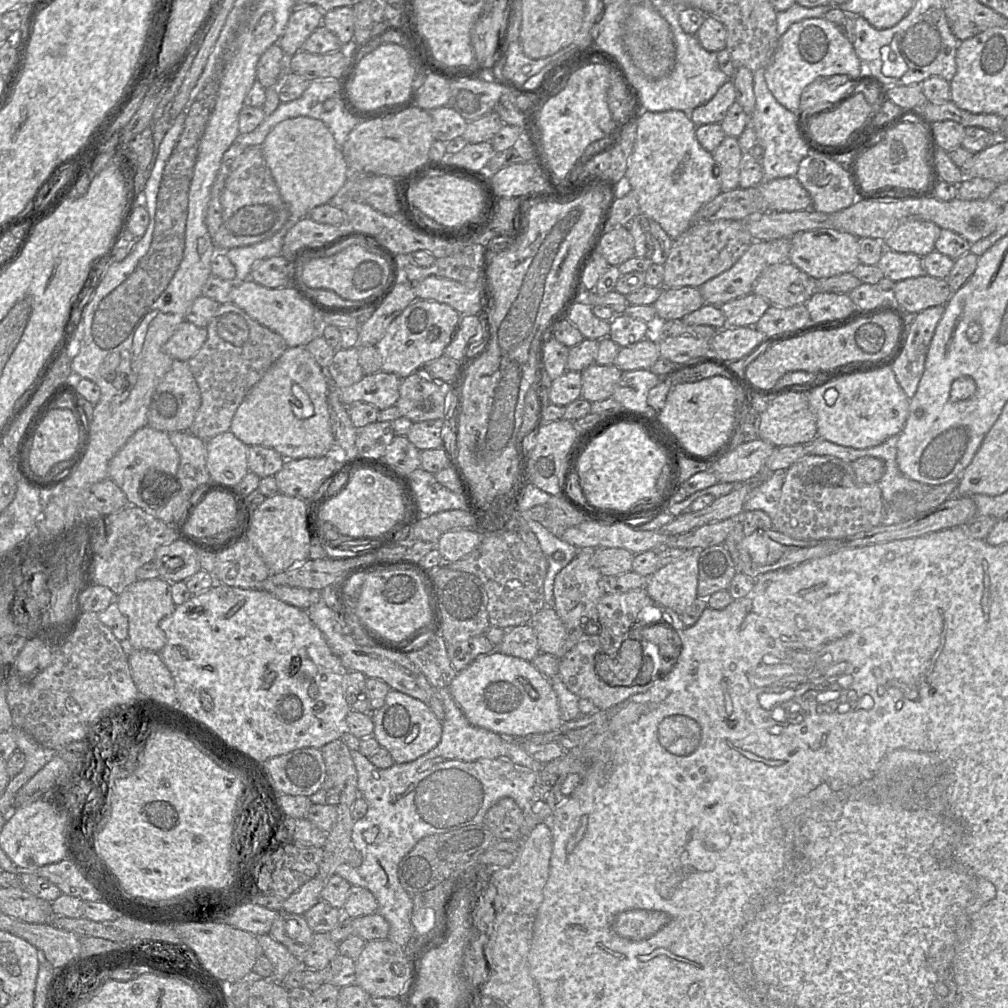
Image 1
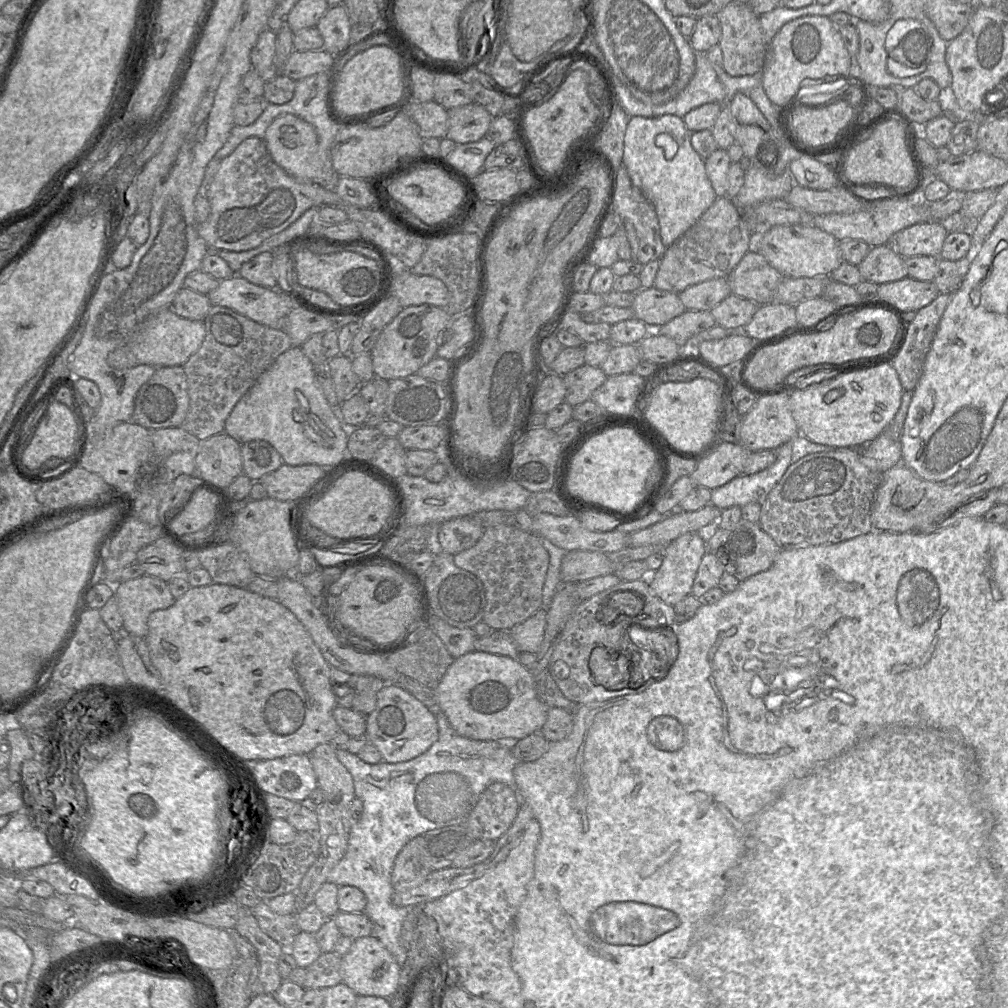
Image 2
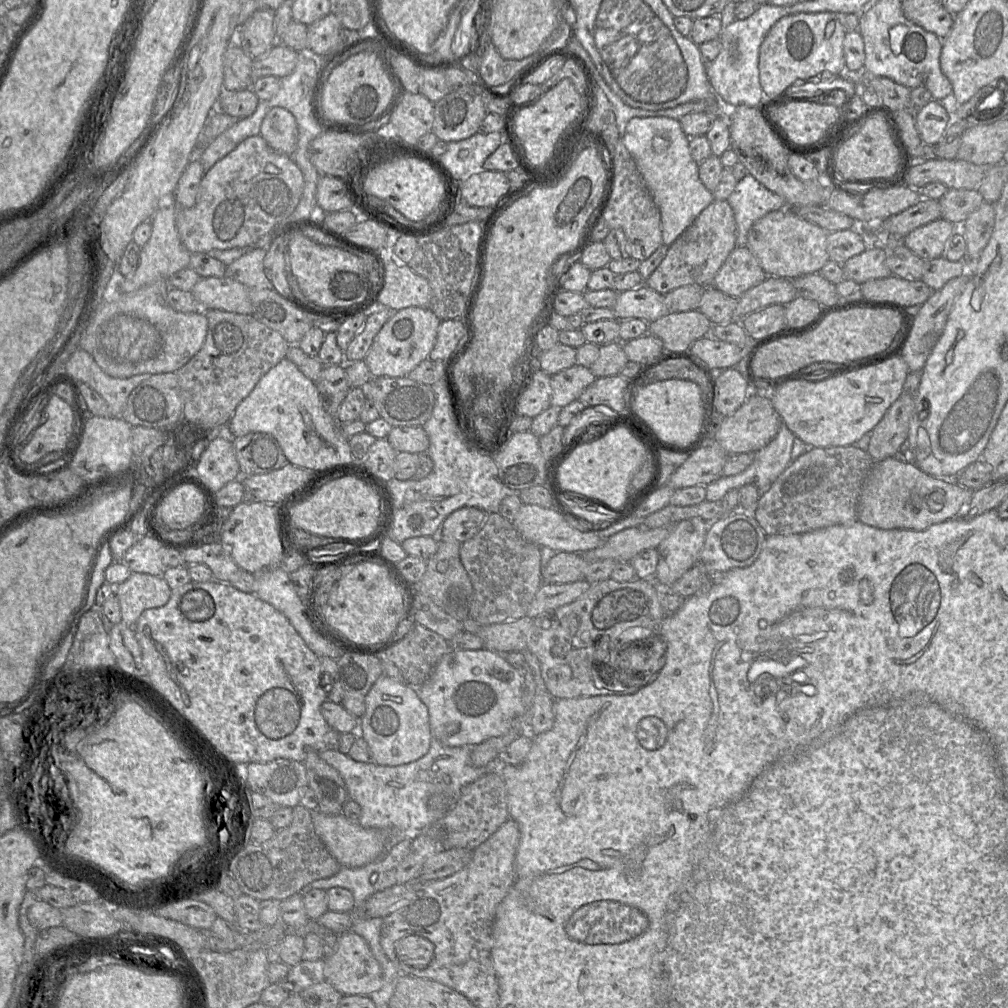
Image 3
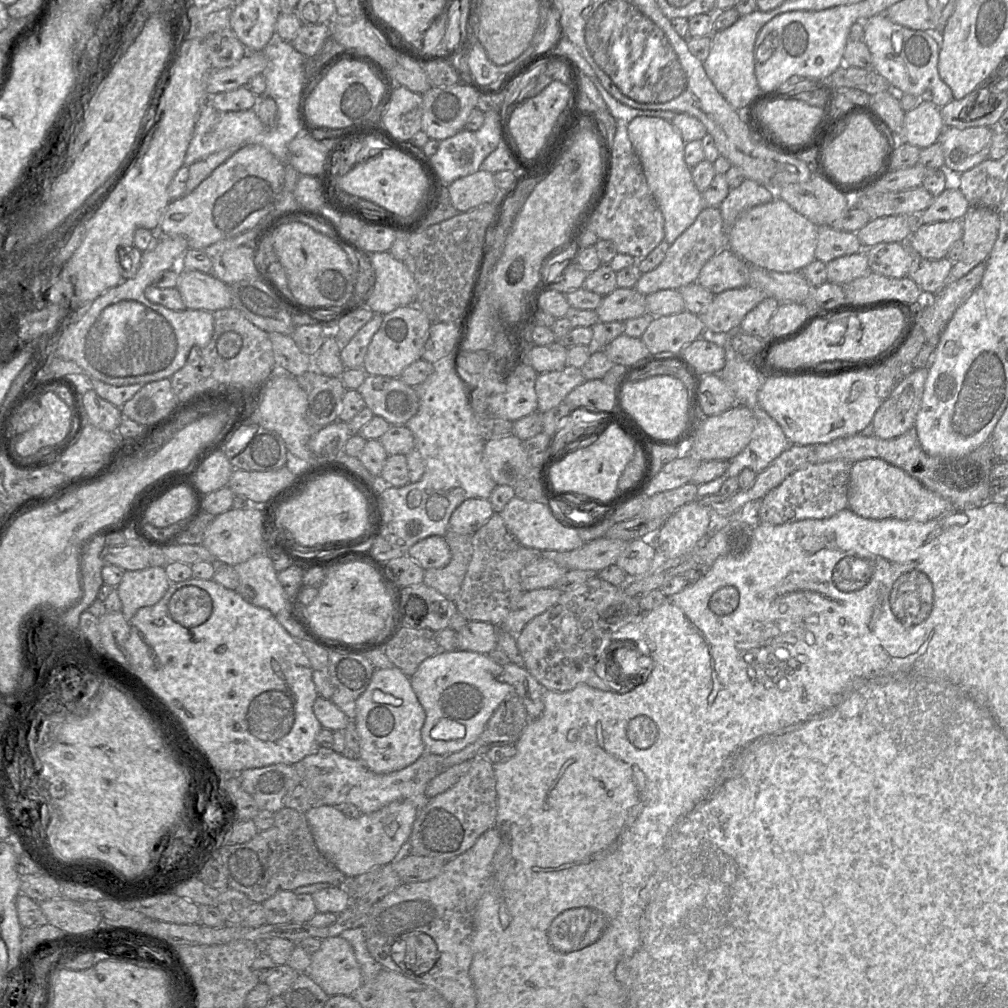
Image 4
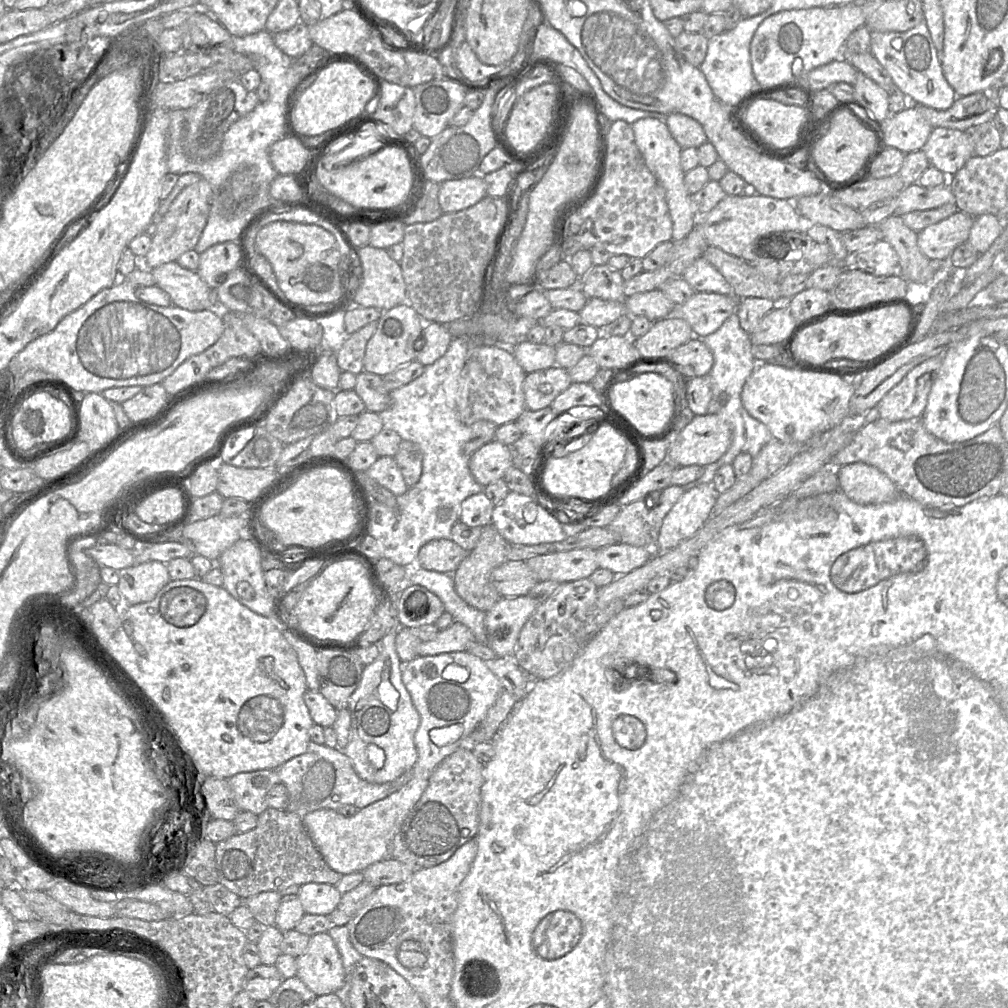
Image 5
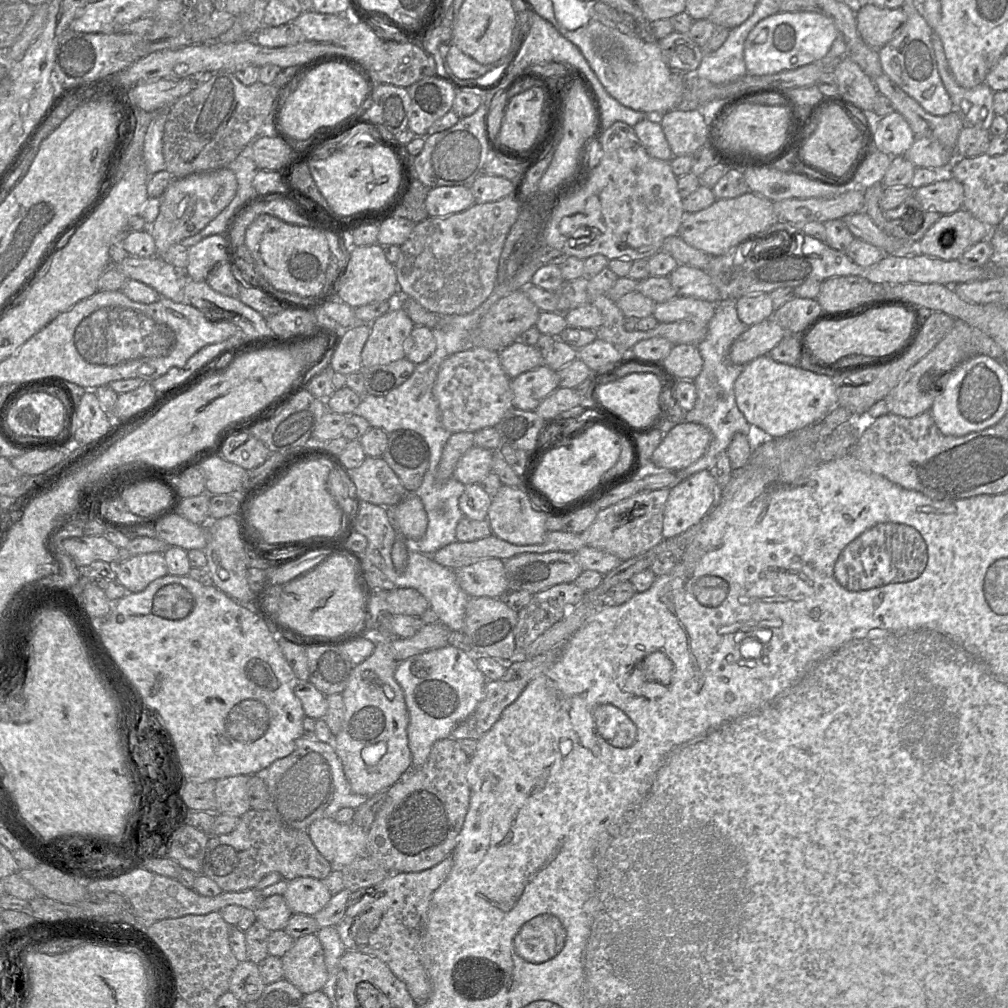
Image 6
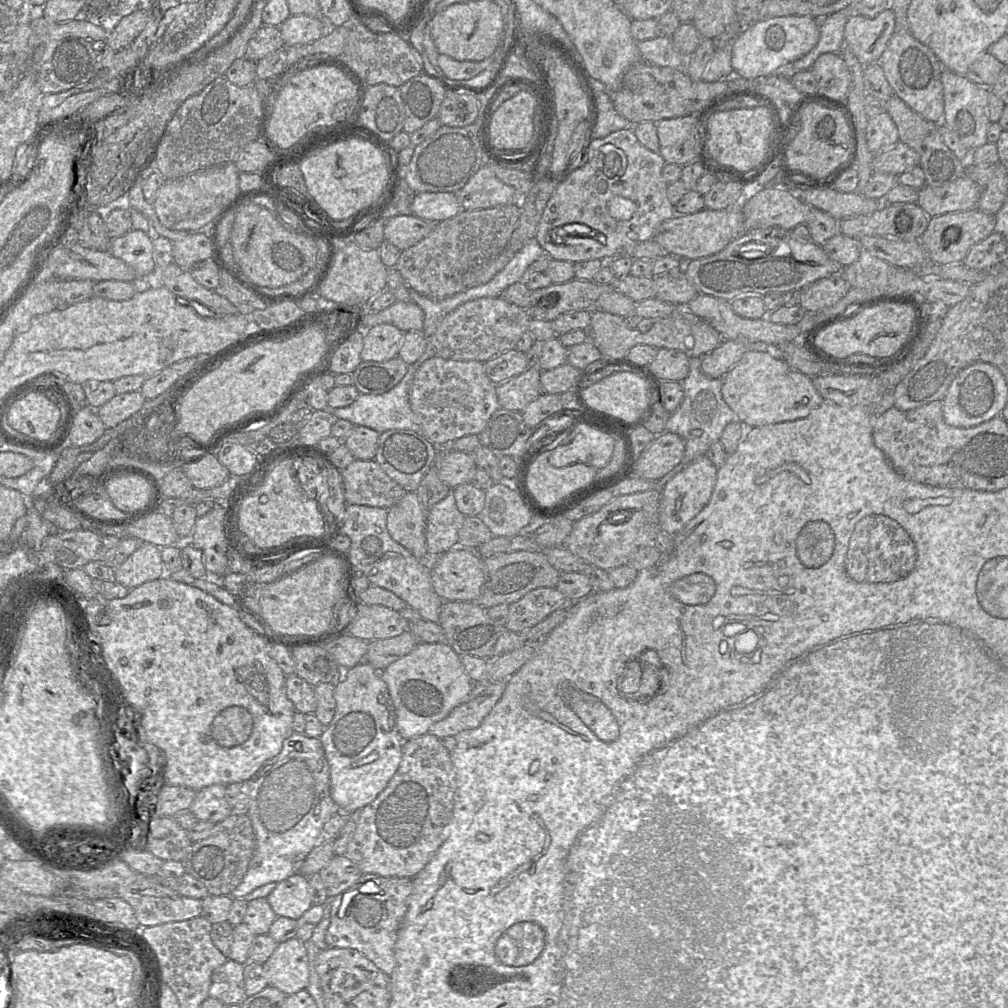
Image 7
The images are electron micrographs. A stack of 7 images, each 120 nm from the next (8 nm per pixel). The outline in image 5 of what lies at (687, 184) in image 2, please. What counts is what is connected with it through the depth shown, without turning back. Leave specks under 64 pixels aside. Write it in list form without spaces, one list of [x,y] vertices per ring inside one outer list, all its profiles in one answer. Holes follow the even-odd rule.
[[[642,118],[632,125],[635,143],[650,172],[665,190],[665,198],[672,220],[672,238],[677,242],[685,238],[697,223],[697,213],[692,203],[691,194],[684,184],[685,172],[680,164],[682,148],[671,135],[665,122],[656,118]]]

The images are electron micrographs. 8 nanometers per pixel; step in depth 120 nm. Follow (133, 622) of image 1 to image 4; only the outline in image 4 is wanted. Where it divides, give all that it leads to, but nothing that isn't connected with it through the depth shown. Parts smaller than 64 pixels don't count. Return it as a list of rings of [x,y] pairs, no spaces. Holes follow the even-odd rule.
[[[164,567],[124,571],[116,590],[122,603],[122,613],[125,619],[129,622],[139,609],[157,604],[169,586],[170,581]]]

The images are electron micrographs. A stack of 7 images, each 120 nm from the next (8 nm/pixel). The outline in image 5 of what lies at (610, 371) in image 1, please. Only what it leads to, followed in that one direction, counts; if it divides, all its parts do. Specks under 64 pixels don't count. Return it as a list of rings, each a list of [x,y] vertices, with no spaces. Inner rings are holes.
[[[557,365],[528,373],[524,380],[526,409],[538,411],[550,407],[555,398],[571,384],[568,371]]]

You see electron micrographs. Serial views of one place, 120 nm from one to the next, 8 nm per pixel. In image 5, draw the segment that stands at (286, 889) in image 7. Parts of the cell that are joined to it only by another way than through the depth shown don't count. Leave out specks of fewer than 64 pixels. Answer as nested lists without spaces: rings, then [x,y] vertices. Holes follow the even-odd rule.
[[[306,883],[299,886],[297,893],[305,914],[326,915],[338,906],[342,894],[334,885],[326,883]]]

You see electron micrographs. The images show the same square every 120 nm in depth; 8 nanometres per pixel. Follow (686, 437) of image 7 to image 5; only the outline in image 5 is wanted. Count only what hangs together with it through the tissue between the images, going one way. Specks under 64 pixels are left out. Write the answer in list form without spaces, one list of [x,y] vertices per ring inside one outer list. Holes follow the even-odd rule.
[[[737,312],[733,313],[717,331],[701,339],[711,350],[714,358],[710,373],[702,376],[707,377],[712,391],[708,413],[719,415],[730,425],[733,440],[727,452],[716,462],[706,465],[703,475],[692,485],[712,484],[715,473],[721,466],[732,464],[735,457],[742,452],[747,452],[754,458],[767,443],[773,440],[768,427],[752,417],[741,401],[743,386],[759,363],[752,355],[750,334],[741,327]]]

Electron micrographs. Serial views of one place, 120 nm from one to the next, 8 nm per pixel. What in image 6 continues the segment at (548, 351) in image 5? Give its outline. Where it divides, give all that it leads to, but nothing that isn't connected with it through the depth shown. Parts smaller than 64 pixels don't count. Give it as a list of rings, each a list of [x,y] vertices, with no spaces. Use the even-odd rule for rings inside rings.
[[[516,341],[499,352],[501,367],[513,379],[543,363],[542,353],[535,347]]]

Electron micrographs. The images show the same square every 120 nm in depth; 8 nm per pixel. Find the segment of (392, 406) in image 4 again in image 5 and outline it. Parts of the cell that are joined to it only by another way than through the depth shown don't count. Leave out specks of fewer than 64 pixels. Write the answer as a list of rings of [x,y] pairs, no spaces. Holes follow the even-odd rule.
[[[362,371],[356,375],[355,392],[361,398],[366,411],[380,413],[390,406],[390,395],[385,389],[382,377]]]

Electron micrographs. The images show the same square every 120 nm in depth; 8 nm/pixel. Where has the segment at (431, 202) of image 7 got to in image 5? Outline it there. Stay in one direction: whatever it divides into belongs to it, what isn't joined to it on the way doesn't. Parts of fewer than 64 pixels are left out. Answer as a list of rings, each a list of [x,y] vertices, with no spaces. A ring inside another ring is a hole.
[[[473,175],[442,182],[438,201],[443,213],[452,213],[473,206],[485,196],[487,188],[483,175]]]

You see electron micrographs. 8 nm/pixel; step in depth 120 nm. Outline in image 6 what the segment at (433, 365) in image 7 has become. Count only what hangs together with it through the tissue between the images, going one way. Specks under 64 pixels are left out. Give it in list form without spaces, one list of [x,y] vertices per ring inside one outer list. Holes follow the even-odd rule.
[[[478,347],[455,353],[441,364],[433,394],[443,427],[451,434],[494,428],[513,408],[511,378],[501,367],[499,352]]]

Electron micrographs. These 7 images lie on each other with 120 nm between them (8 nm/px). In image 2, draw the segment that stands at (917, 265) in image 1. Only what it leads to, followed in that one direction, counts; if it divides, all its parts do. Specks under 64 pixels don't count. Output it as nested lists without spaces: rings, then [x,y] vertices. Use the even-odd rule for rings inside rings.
[[[889,243],[871,247],[858,269],[863,280],[878,285],[907,277],[904,258]]]

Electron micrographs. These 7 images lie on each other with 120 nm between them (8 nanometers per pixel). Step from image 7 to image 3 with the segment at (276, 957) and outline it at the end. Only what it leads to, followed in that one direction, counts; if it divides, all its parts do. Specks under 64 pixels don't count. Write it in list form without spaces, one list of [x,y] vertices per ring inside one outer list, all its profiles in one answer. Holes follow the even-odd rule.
[[[353,931],[338,935],[337,950],[324,957],[325,981],[344,995],[369,995],[383,986],[383,972],[380,963],[374,957],[368,943]]]

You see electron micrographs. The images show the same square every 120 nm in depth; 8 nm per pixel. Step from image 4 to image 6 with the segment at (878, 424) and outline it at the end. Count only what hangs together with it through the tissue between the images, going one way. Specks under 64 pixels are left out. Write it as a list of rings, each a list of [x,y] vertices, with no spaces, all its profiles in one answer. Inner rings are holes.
[[[955,319],[948,334],[928,354],[910,367],[897,386],[884,398],[888,413],[911,418],[930,411],[935,398],[944,390],[954,369],[976,355],[987,355],[1003,362],[1003,350],[993,338],[979,328]]]

